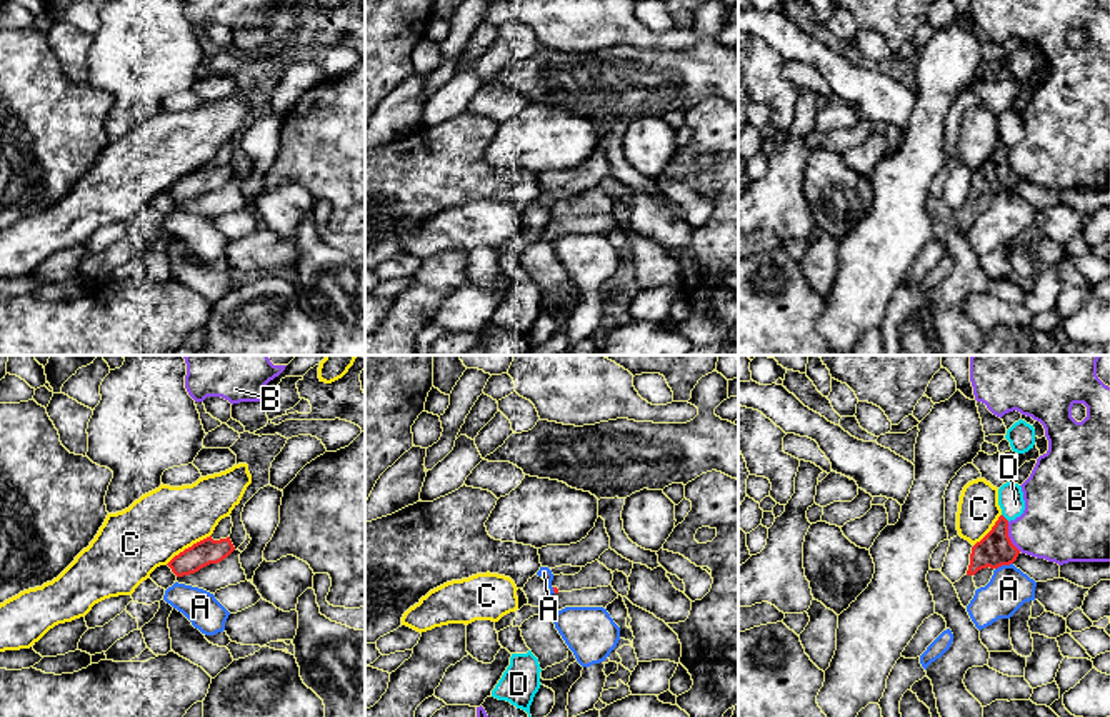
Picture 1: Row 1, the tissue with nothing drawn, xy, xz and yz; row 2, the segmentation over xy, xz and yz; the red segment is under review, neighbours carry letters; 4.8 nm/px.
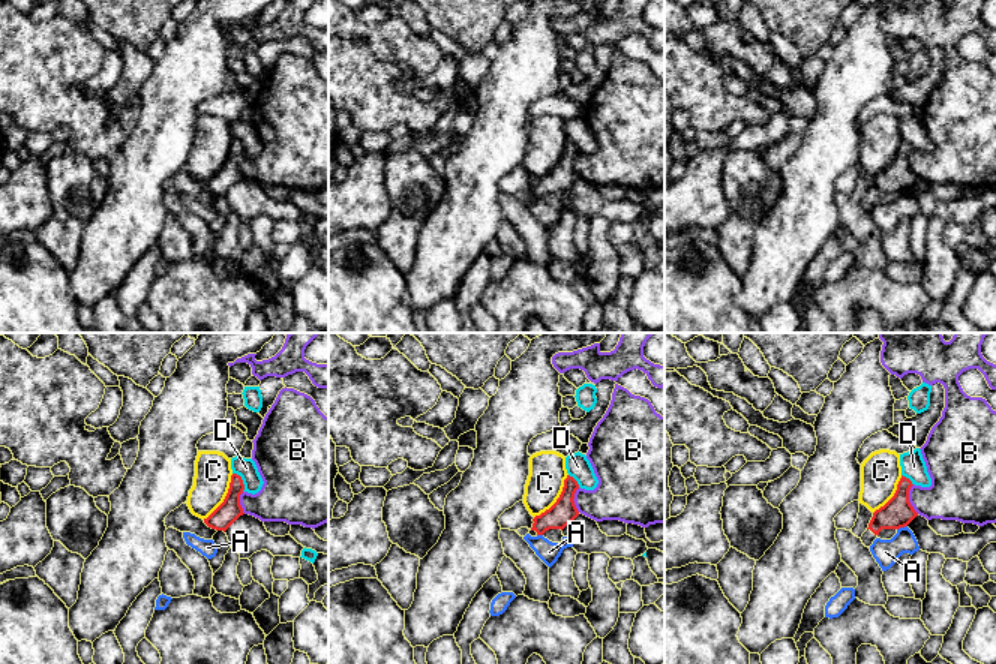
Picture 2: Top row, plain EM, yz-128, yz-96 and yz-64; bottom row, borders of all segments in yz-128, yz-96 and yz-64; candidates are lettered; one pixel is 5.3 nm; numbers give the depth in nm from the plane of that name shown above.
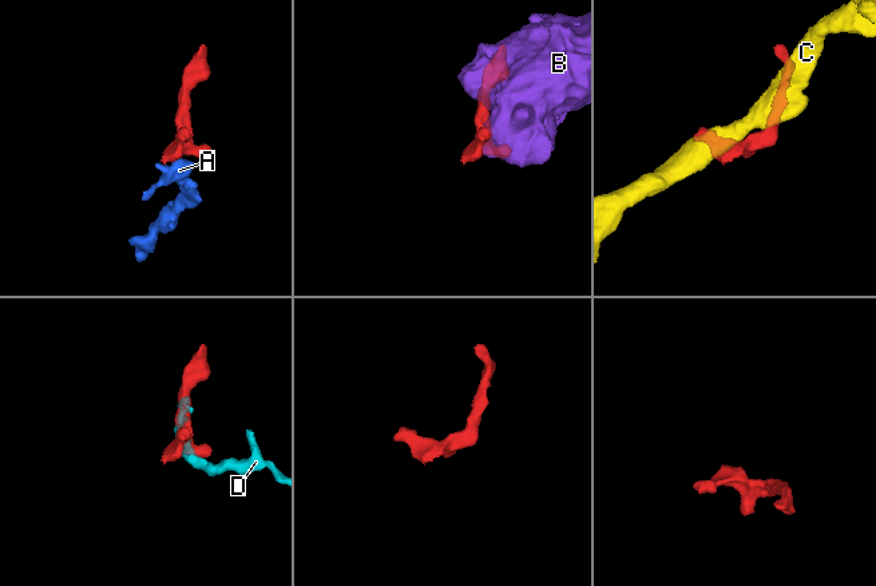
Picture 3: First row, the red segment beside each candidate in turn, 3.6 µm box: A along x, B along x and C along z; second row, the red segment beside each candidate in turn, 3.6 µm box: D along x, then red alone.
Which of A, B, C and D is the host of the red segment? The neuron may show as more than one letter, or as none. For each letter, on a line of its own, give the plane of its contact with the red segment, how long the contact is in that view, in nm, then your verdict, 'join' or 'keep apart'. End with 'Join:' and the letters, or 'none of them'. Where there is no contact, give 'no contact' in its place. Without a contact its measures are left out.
A: meets red in yz; contact 90 nm long; keep apart
B: meets red in yz; contact 160 nm long; keep apart
C: meets red in xy; contact 260 nm long; keep apart
D: meets red in yz; contact 50 nm long; keep apart
Join: none of them

